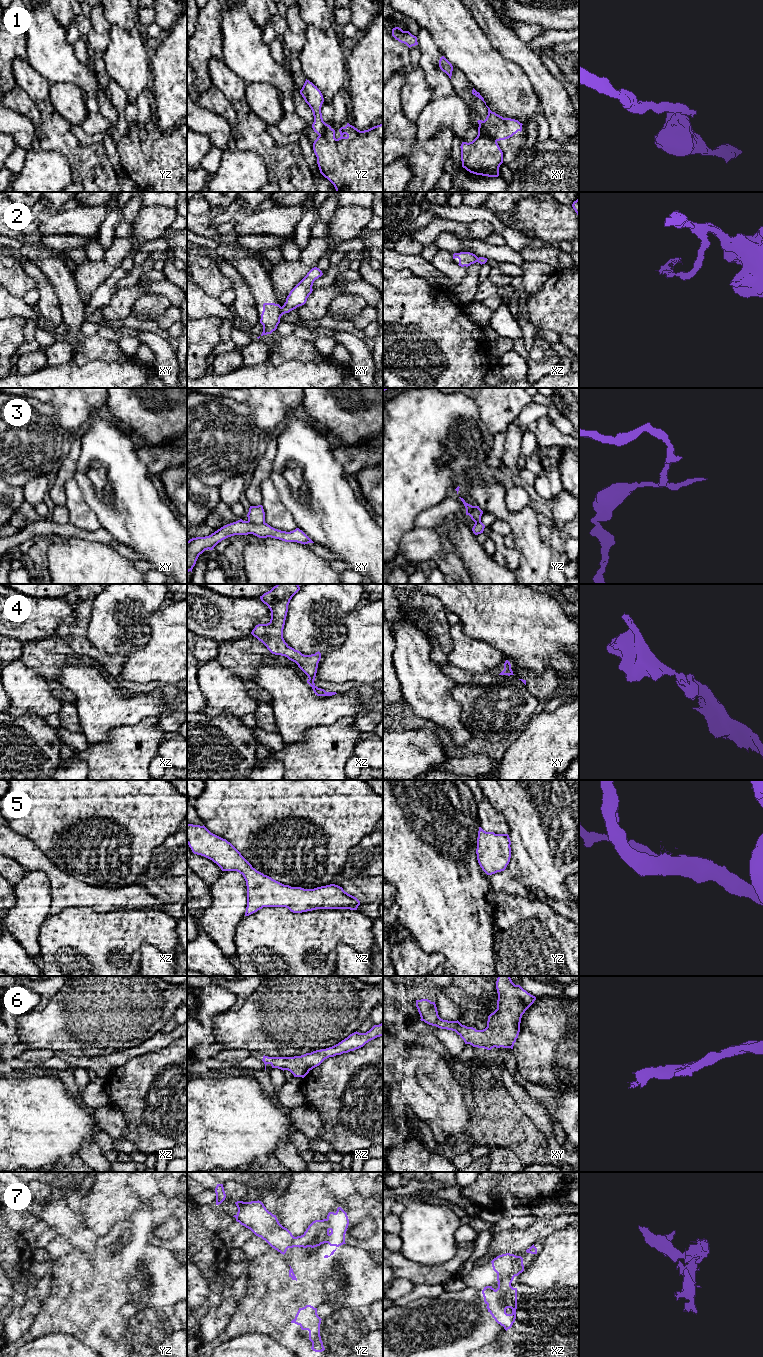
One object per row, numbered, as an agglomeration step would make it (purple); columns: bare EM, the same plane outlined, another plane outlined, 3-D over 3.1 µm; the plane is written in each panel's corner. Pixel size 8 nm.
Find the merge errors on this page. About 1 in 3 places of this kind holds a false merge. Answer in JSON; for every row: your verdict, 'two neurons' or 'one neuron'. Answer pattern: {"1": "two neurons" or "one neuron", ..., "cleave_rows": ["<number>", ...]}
{"1": "two neurons", "2": "two neurons", "3": "two neurons", "4": "two neurons", "5": "one neuron", "6": "one neuron", "7": "one neuron", "cleave_rows": ["1", "2", "3", "4"]}

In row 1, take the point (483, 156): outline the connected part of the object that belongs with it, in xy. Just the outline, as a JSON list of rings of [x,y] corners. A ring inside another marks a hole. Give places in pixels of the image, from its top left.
[[[478,127],[478,135],[472,142],[462,142],[462,167],[470,173],[498,177],[503,163],[503,152],[497,141]]]

